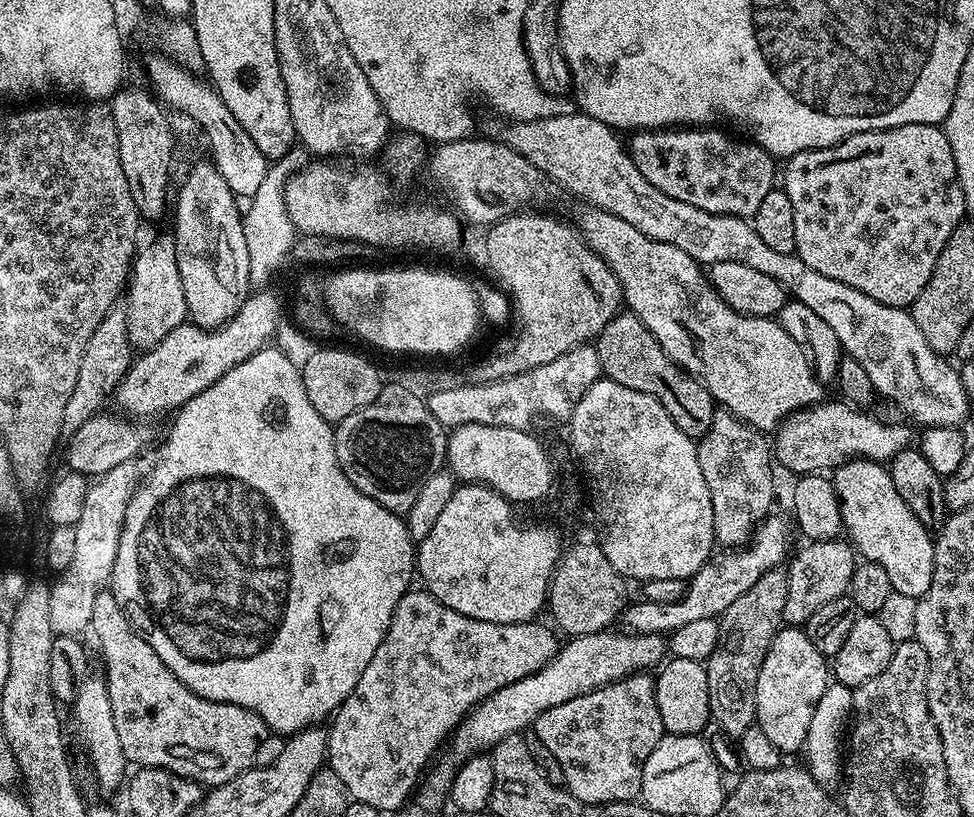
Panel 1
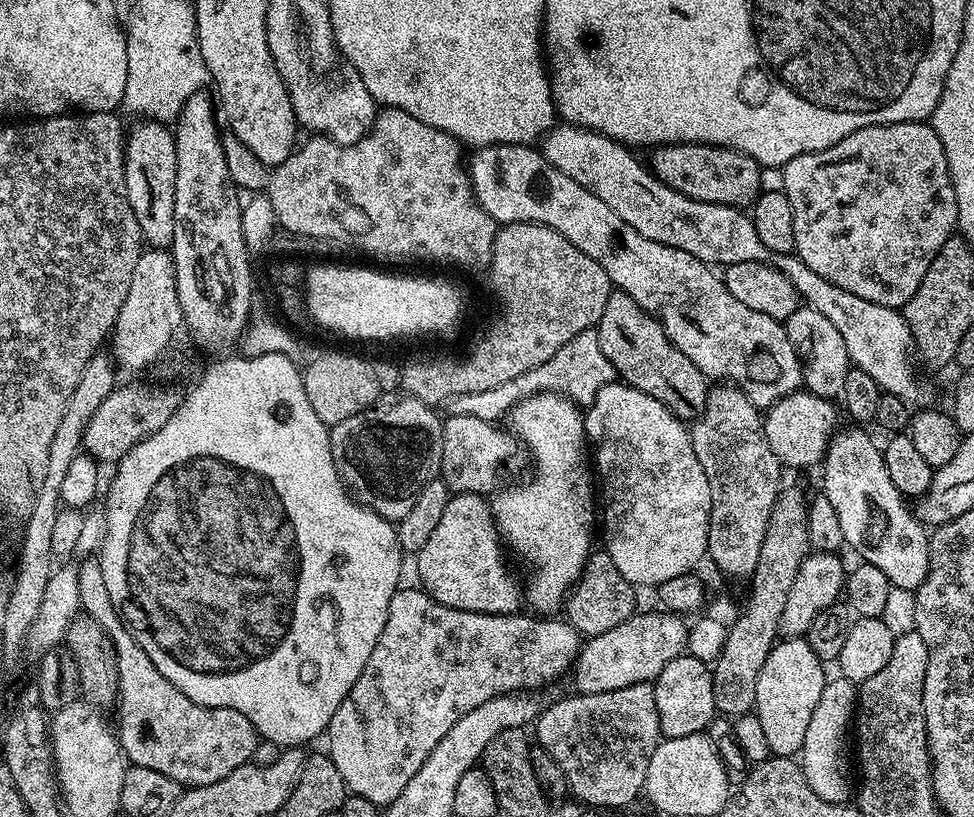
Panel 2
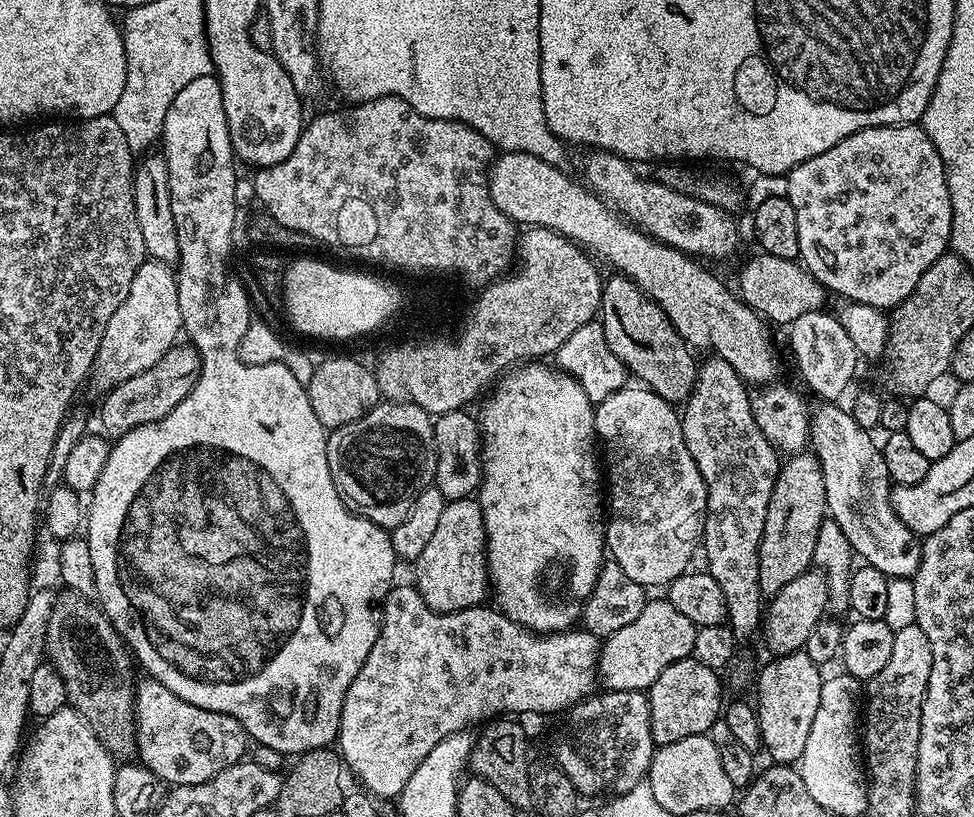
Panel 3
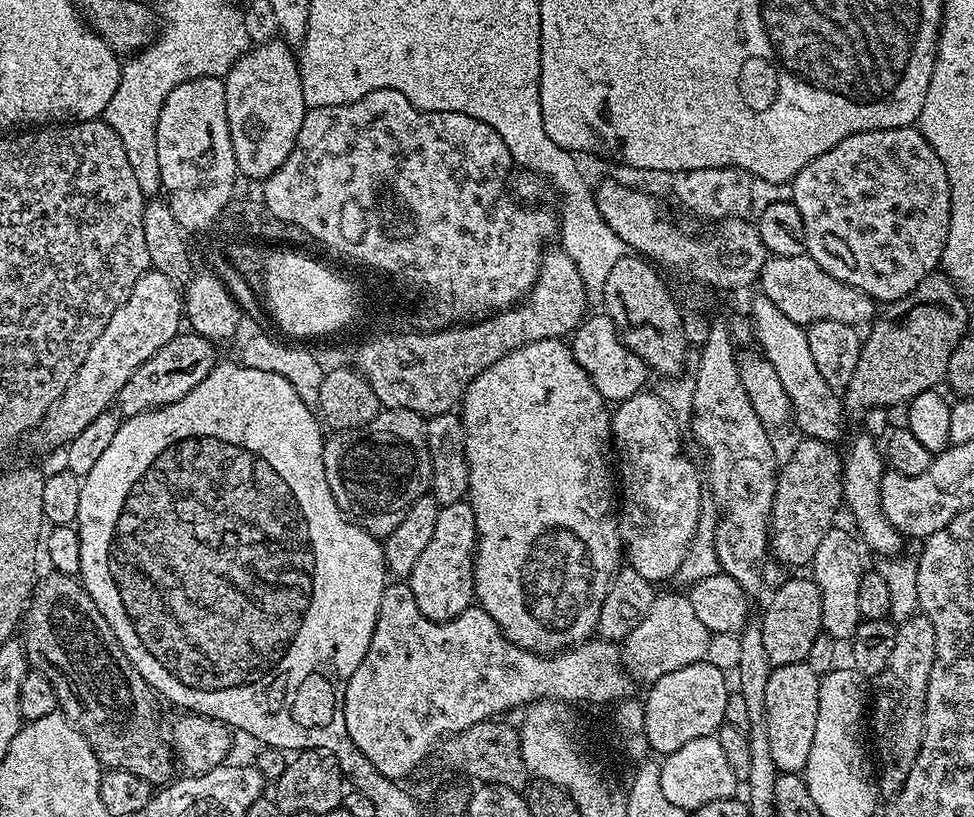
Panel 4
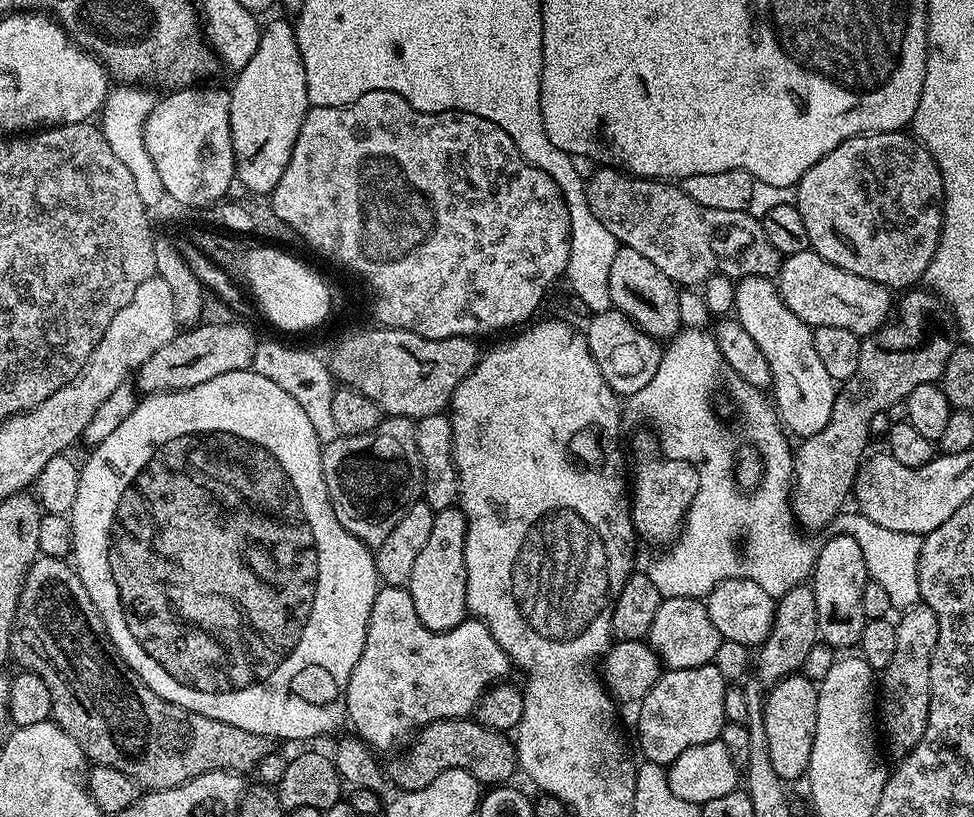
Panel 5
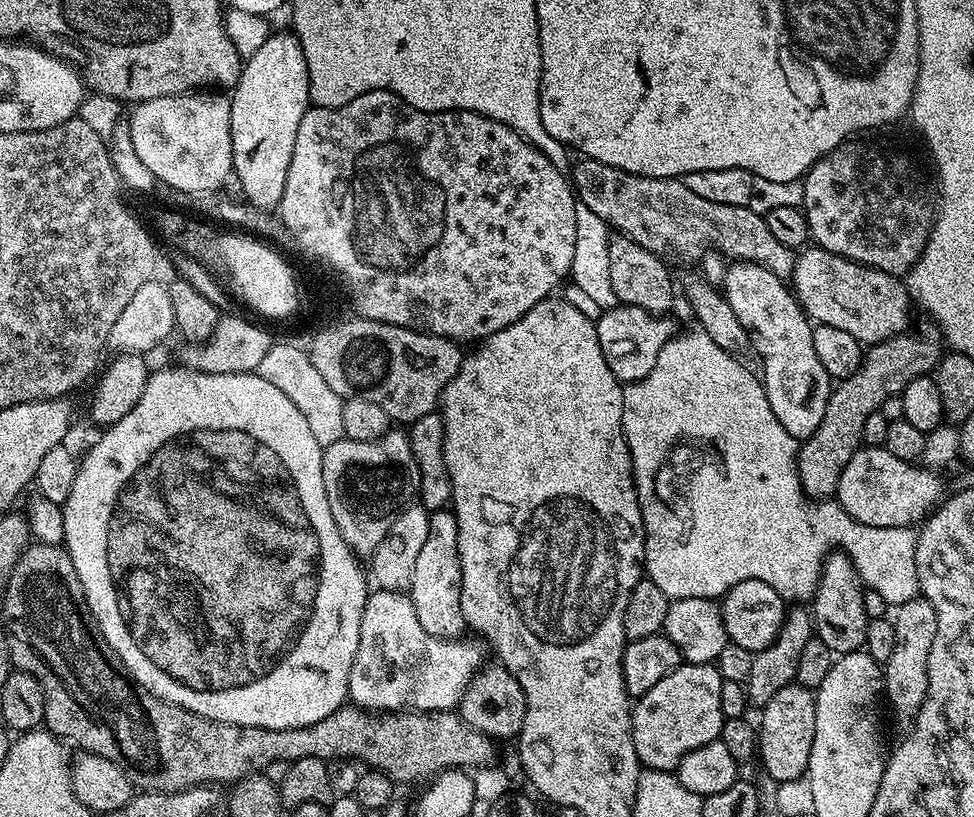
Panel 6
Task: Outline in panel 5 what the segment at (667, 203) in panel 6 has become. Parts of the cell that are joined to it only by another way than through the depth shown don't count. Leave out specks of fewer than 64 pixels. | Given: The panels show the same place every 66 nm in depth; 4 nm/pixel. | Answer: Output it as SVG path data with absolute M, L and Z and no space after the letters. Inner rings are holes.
M600 166L597 168L600 169L592 177L589 175L586 180L586 202L590 202L590 211L594 213L594 218L598 218L598 222L602 222L602 226L606 226L606 230L610 230L610 234L614 234L617 245L629 248L630 250L638 250L638 254L643 254L649 262L654 262L654 266L658 266L658 270L662 270L662 274L666 274L666 278L670 278L677 286L685 286L684 284L700 286L712 276L728 276L732 281L739 282L748 276L767 276L772 278L779 273L780 261L782 259L780 252L774 250L774 246L770 246L770 238L766 238L766 230L763 223L757 217L755 220L751 216L751 211L708 209L706 206L699 205L694 199L688 197L683 189L675 183L633 176L616 166Z

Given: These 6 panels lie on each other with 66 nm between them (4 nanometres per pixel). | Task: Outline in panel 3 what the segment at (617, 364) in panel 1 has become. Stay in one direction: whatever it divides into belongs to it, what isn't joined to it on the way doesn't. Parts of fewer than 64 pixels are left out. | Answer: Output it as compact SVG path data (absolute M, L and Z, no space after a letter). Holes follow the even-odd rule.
M612 274L612 277L604 280L598 316L604 325L604 337L610 350L614 350L614 354L618 354L624 367L635 379L636 376L640 379L637 381L643 387L649 388L651 392L658 394L673 406L687 401L692 391L696 389L698 360L692 357L695 356L693 349L689 348L687 342L676 333L667 314L629 276Z

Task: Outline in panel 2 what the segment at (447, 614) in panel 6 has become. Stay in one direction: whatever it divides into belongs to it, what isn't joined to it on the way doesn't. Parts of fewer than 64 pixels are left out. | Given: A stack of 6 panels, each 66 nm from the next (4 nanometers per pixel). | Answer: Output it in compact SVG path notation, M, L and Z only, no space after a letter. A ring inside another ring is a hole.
M461 492L449 499L438 527L426 546L415 553L416 572L423 591L442 606L478 614L507 613L516 584L504 565L506 548L492 517L492 505L484 496Z

